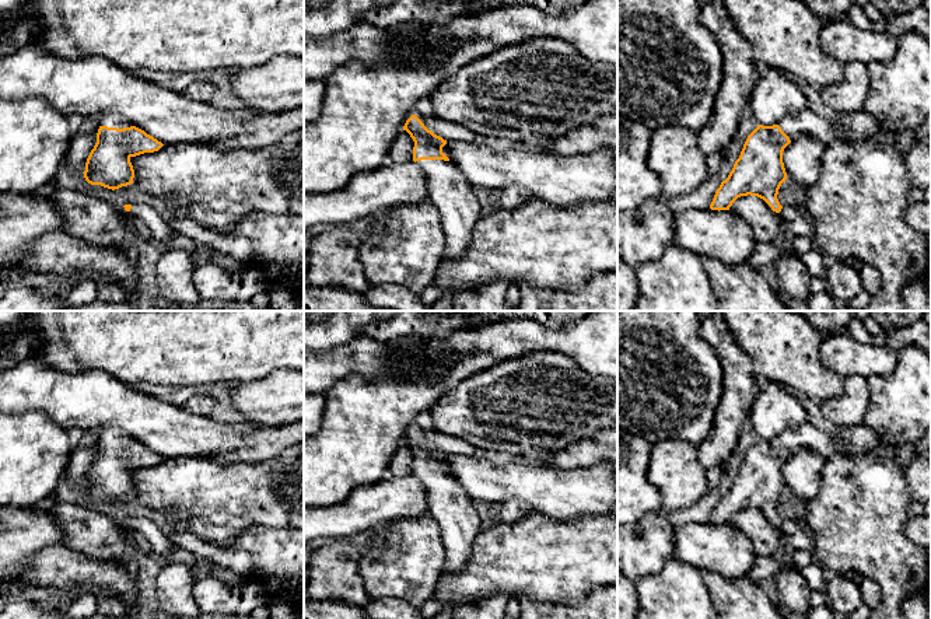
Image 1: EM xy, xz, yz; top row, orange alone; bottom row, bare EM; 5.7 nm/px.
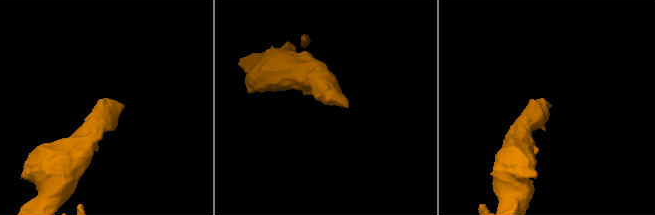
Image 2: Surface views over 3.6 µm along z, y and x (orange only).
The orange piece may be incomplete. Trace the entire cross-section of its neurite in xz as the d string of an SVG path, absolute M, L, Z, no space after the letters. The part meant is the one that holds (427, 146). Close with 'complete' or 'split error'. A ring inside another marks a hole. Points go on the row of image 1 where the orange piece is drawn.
M416 115L406 120L403 130L414 141L413 161L424 169L430 203L440 211L445 235L441 259L458 259L466 252L472 230L486 211L484 197L442 153L447 140L428 130Z; split error

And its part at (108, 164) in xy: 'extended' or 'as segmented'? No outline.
extended

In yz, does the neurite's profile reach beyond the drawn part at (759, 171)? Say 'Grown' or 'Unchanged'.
Grown

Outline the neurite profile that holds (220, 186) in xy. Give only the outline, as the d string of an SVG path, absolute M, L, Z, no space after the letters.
M304 129L291 132L262 148L223 148L213 143L164 144L158 151L130 157L136 186L168 200L176 196L188 209L190 218L204 228L227 232L252 211L291 213L304 217Z

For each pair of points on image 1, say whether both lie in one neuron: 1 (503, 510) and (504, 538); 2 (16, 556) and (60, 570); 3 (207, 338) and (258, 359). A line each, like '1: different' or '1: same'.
1: different
2: different
3: same

